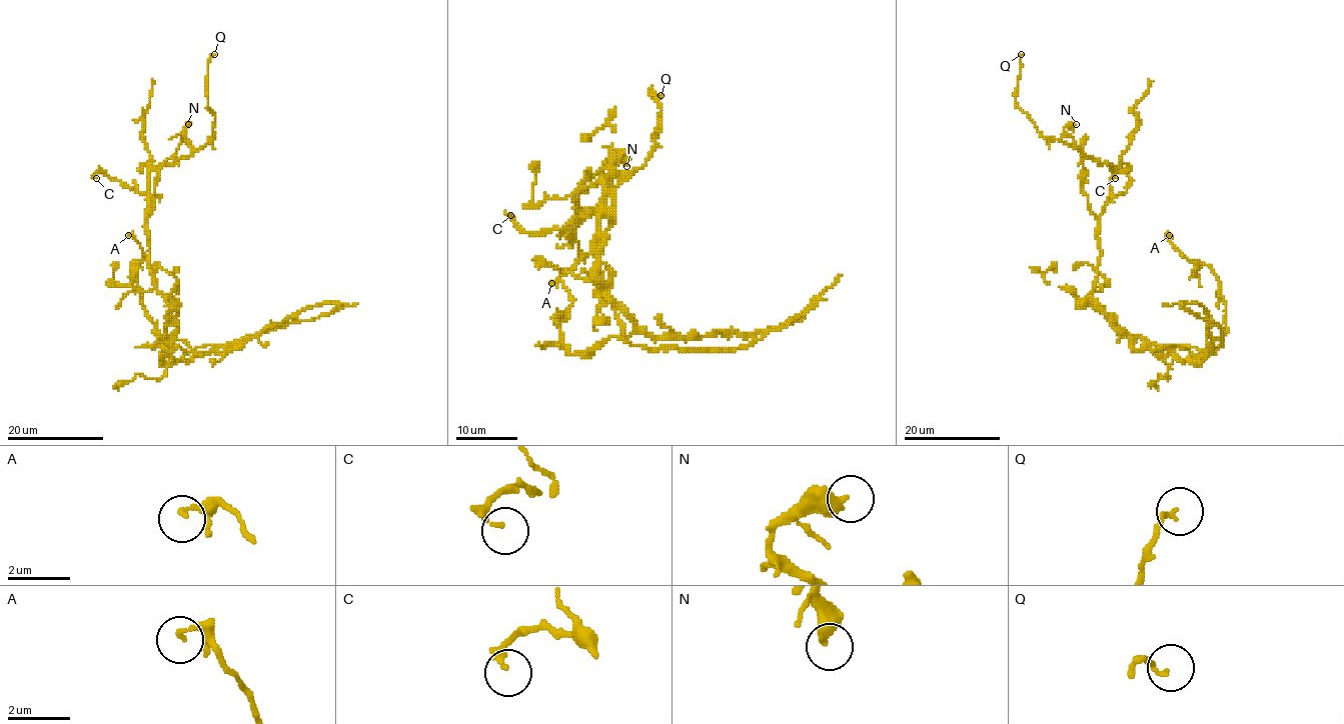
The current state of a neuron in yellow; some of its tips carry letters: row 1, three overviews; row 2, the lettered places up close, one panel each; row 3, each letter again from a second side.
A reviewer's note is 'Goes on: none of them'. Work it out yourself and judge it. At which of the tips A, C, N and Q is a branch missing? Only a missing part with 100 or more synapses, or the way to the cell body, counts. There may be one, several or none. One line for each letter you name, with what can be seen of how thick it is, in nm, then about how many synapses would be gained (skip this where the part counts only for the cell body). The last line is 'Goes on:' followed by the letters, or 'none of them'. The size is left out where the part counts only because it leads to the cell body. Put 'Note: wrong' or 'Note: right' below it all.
Goes on: none of them
Note: right

